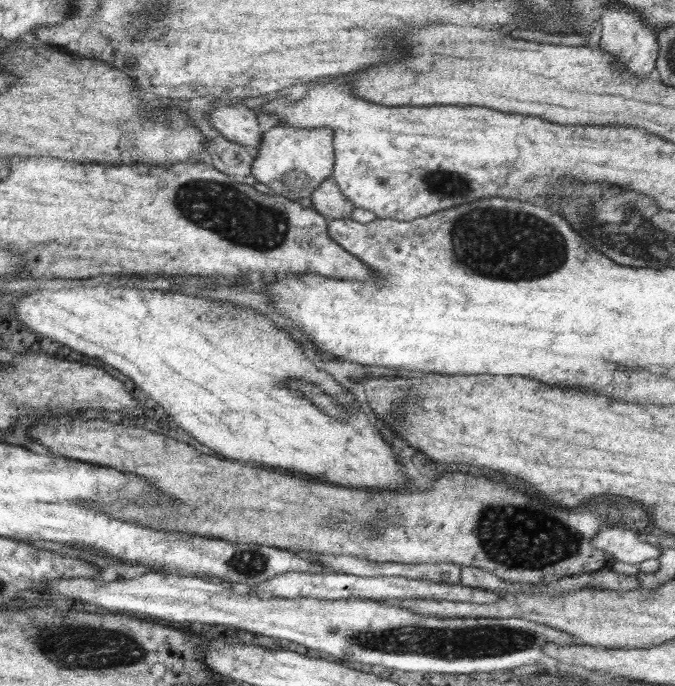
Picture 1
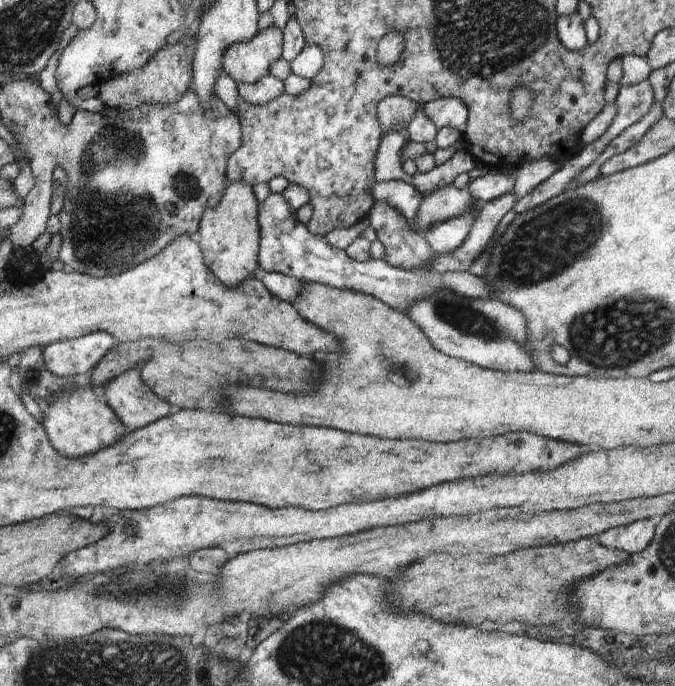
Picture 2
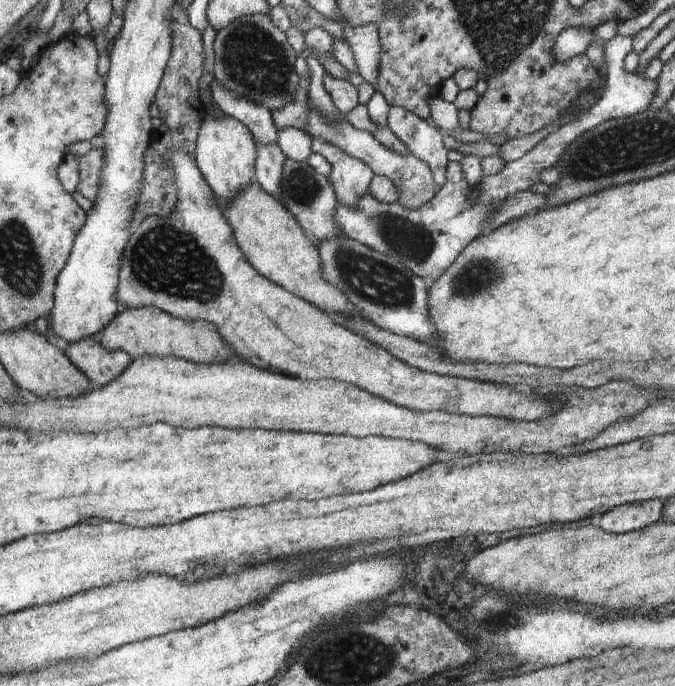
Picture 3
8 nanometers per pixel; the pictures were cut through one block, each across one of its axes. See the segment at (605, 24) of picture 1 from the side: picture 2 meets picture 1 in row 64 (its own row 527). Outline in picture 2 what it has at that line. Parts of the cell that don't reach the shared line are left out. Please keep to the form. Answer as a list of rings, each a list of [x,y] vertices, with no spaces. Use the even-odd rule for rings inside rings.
[[[638,520],[628,526],[609,529],[600,534],[600,542],[605,548],[620,550],[628,555],[642,552],[650,545],[655,534],[654,521]]]

